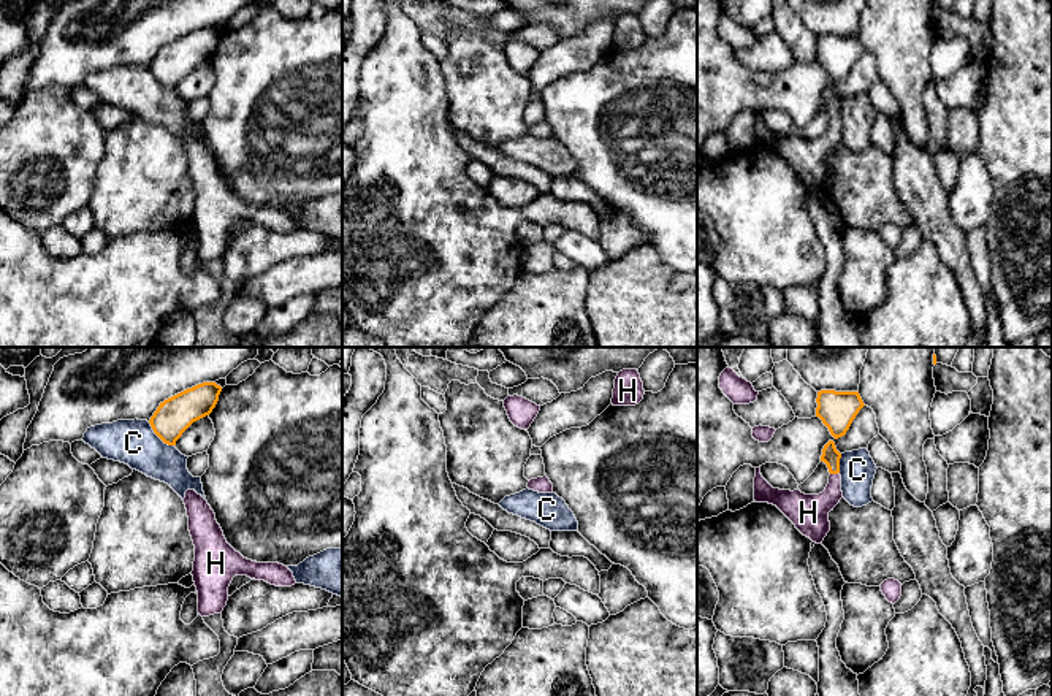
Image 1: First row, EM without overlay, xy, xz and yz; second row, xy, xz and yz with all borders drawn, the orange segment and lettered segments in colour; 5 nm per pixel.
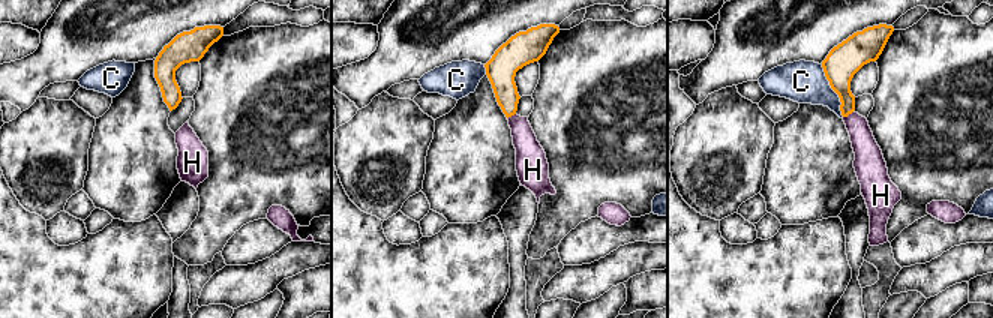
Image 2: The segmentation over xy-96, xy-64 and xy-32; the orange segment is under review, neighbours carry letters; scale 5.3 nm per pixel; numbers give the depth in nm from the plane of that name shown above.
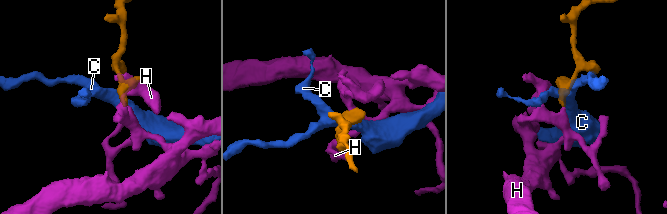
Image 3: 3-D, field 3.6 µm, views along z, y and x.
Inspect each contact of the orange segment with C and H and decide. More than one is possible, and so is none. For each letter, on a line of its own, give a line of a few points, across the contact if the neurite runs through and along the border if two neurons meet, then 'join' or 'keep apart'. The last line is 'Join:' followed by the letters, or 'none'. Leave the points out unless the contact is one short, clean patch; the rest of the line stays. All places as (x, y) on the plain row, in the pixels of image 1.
C: line xy (148, 67), (165, 87), (173, 91); keep apart
H: line yz (830, 100), (834, 118), (834, 133), (808, 157); join
Join: H

